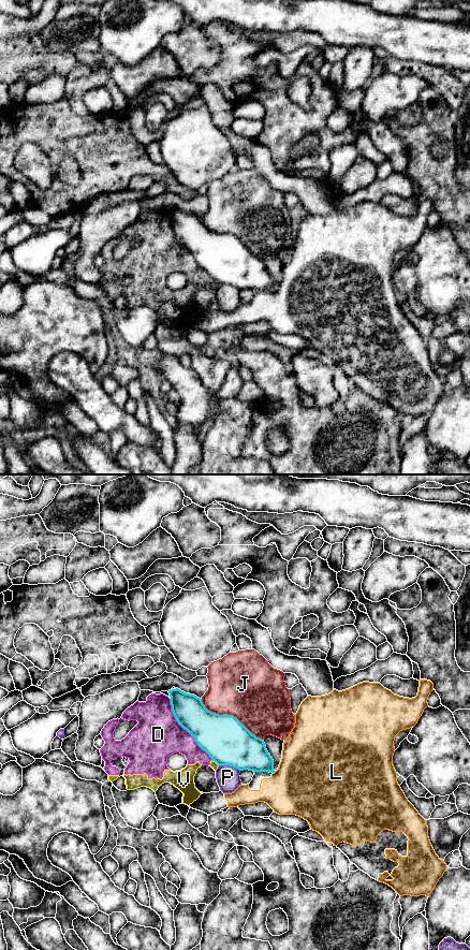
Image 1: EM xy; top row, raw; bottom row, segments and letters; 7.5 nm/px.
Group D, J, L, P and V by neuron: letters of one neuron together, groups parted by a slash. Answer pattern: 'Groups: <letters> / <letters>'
Groups: D V / J / L / P

